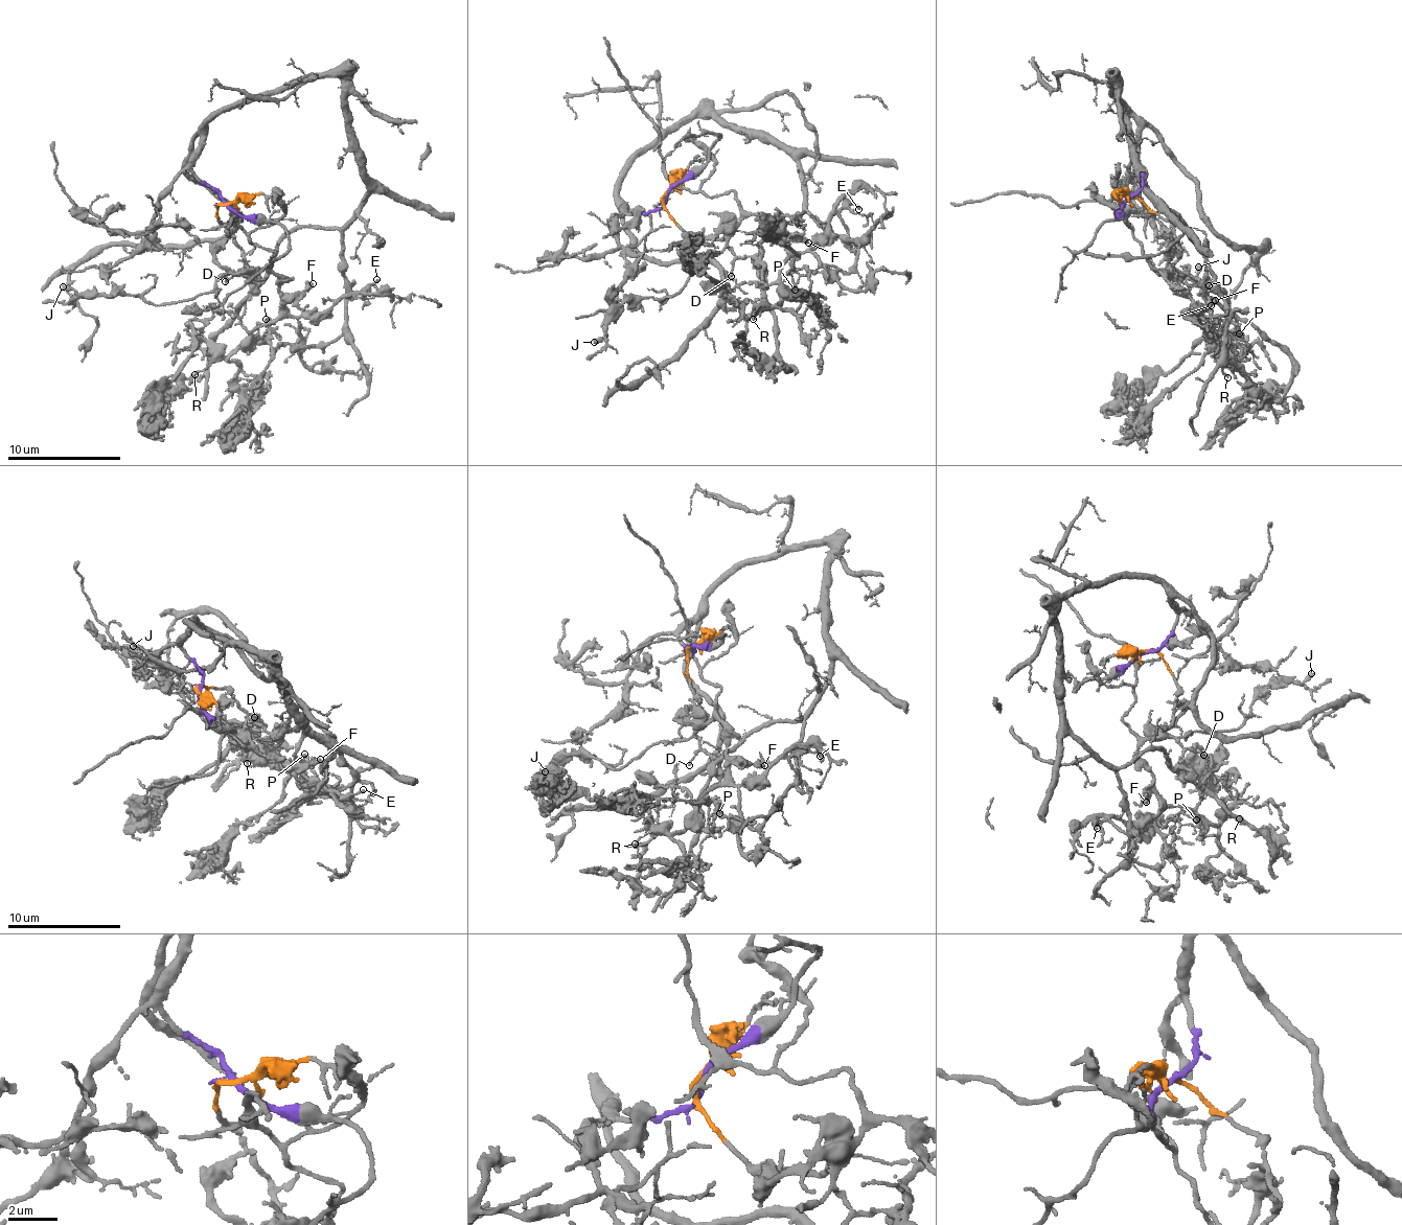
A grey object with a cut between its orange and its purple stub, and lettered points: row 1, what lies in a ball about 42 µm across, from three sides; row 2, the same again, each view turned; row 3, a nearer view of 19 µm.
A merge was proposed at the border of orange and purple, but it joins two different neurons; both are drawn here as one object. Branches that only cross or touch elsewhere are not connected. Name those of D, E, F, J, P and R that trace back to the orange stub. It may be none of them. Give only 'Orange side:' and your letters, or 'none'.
Orange side: D, E, F, J, P, R

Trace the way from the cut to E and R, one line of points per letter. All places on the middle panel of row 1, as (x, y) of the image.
E: (666, 193), (668, 217), (691, 236), (722, 238), (753, 214), (803, 252), (824, 237), (835, 210), (858, 209)
R: (666, 193), (668, 217), (691, 236), (726, 231), (768, 287), (779, 285), (782, 295), (754, 319)

